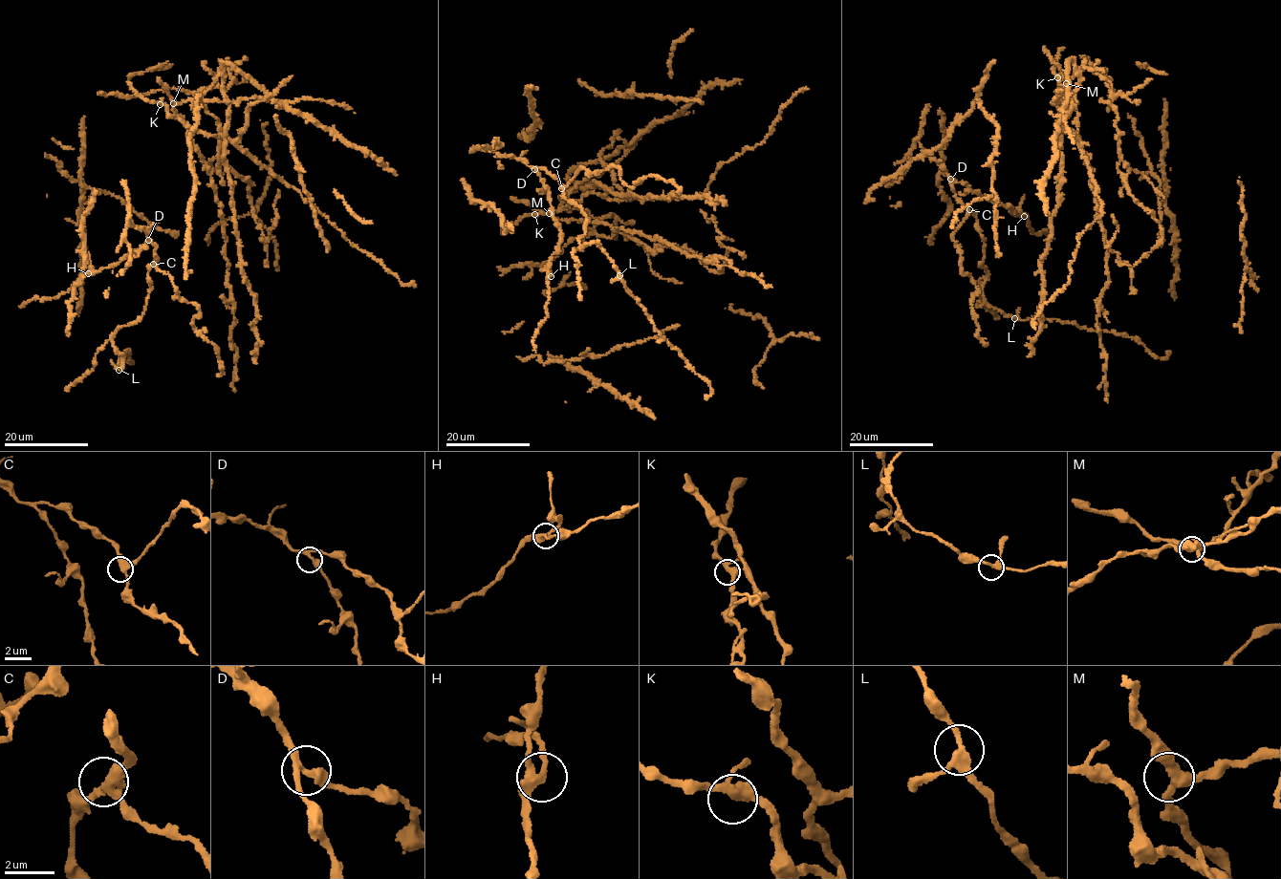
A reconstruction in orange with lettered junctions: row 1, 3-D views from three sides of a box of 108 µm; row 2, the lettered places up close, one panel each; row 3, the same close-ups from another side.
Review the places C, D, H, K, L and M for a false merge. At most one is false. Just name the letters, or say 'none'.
H

